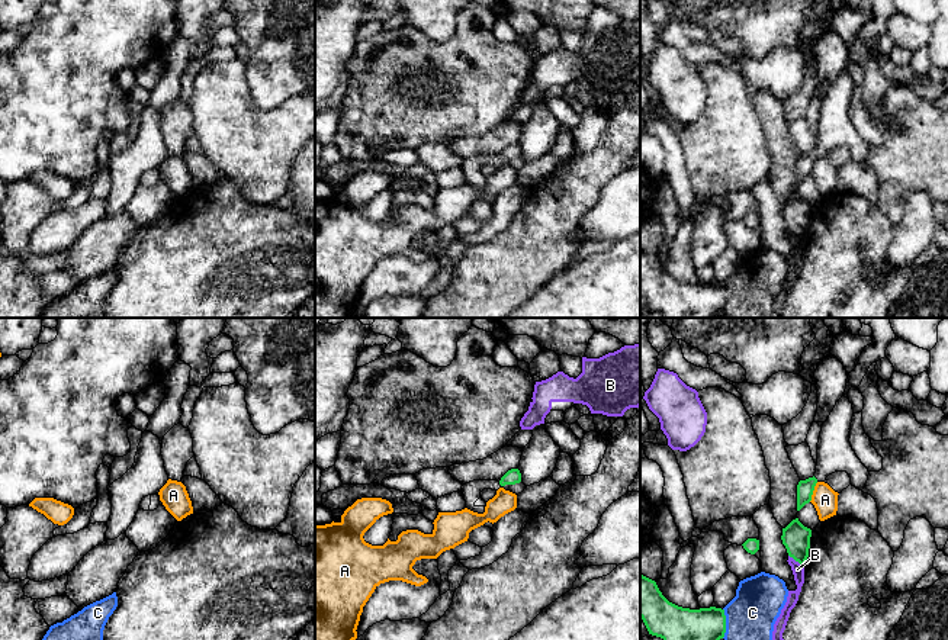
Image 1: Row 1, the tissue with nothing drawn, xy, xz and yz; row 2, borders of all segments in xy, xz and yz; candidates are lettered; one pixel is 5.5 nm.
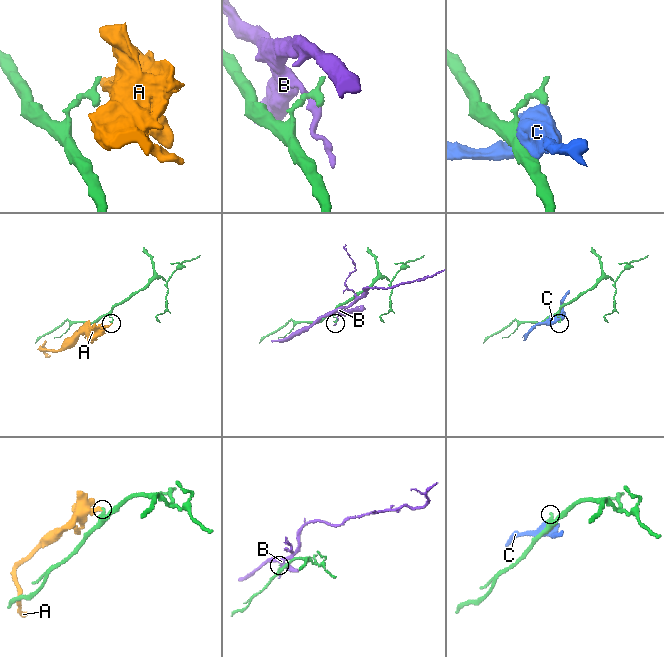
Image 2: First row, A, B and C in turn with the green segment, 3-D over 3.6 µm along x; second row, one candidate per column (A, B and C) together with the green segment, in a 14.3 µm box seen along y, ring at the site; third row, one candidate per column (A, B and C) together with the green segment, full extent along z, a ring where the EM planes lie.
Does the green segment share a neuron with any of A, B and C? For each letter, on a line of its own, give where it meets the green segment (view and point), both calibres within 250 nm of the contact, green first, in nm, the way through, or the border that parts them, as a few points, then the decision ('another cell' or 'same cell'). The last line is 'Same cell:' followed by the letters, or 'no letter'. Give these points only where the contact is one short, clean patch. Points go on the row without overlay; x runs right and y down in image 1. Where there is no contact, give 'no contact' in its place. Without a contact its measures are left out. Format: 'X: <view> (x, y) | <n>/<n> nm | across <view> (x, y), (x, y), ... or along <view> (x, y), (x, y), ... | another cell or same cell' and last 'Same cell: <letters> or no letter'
A: yz (812, 167) | 100/140 nm | along yz (818, 157), (809, 176) | another cell
B: yz (796, 235) | 160/70 nm | along yz (789, 230), (802, 240) | another cell
C: yz (725, 298) | 300/280 nm | another cell
Same cell: no letter

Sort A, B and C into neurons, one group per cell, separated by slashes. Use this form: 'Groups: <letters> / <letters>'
Groups: A / B / C

